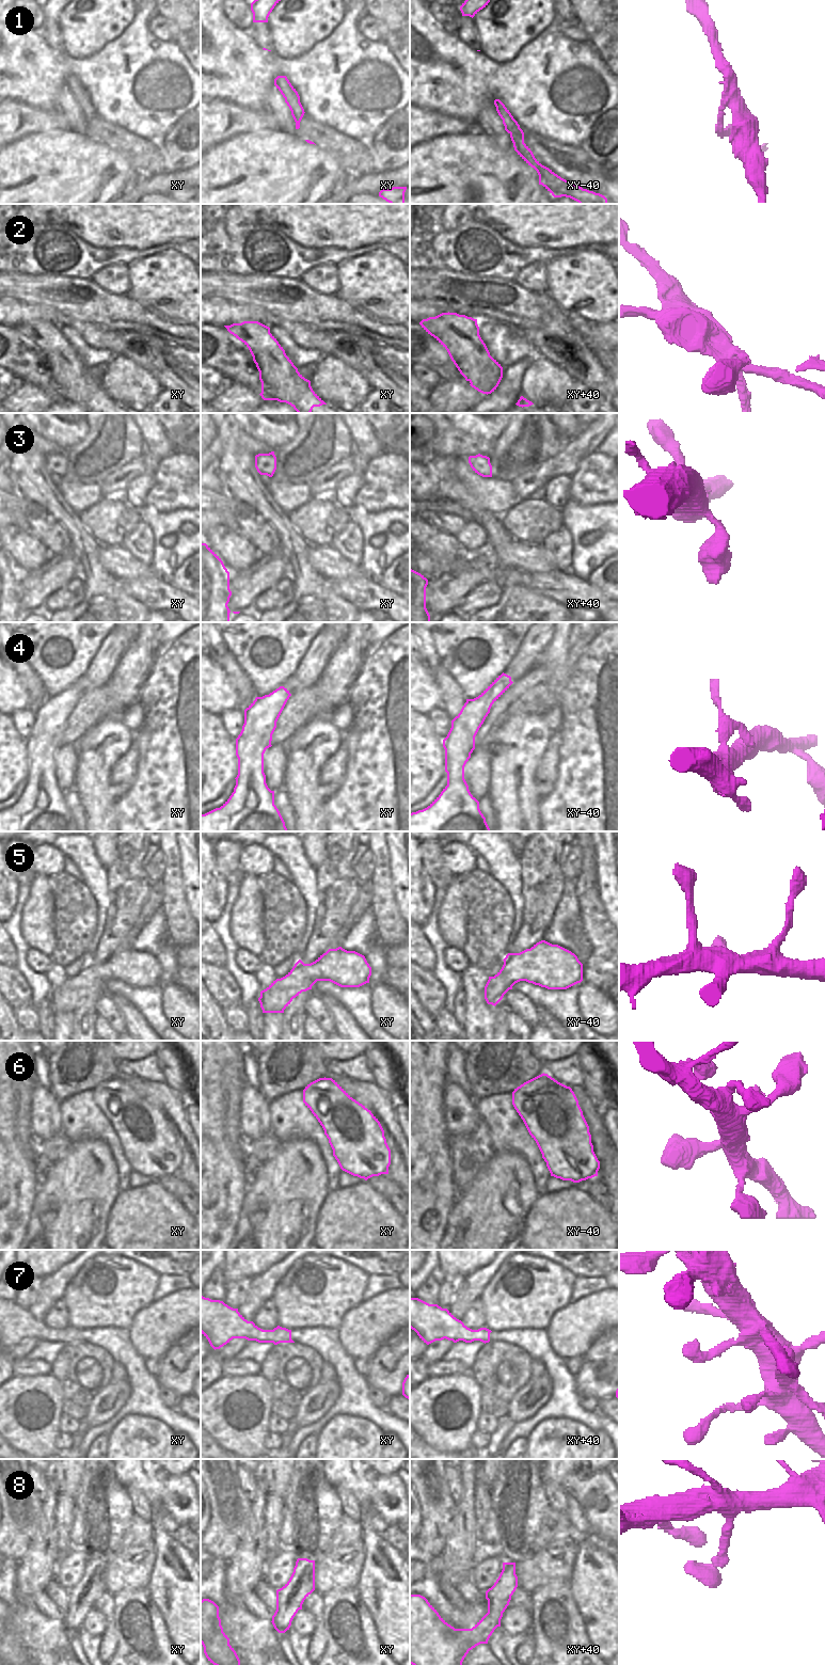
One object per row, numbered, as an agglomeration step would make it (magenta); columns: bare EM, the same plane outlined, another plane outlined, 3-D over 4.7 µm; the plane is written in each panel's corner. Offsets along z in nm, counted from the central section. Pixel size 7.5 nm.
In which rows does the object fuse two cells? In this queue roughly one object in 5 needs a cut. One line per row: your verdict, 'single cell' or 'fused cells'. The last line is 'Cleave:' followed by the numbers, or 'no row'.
1: single cell
2: fused cells
3: single cell
4: single cell
5: single cell
6: single cell
7: single cell
8: single cell
Cleave: 2

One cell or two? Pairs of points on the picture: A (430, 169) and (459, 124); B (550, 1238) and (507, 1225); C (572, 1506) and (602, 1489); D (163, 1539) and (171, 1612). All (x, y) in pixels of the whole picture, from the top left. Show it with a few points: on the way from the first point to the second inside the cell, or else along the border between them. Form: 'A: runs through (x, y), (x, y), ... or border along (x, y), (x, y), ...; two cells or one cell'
A: border along (478, 128), (472, 131), (448, 132), (429, 139); two cells
B: border along (530, 1207), (522, 1238); two cells
C: border along (567, 1493), (574, 1497), (589, 1525); two cells
D: runs through (161, 1557), (164, 1565), (172, 1572), (172, 1594); one cell

